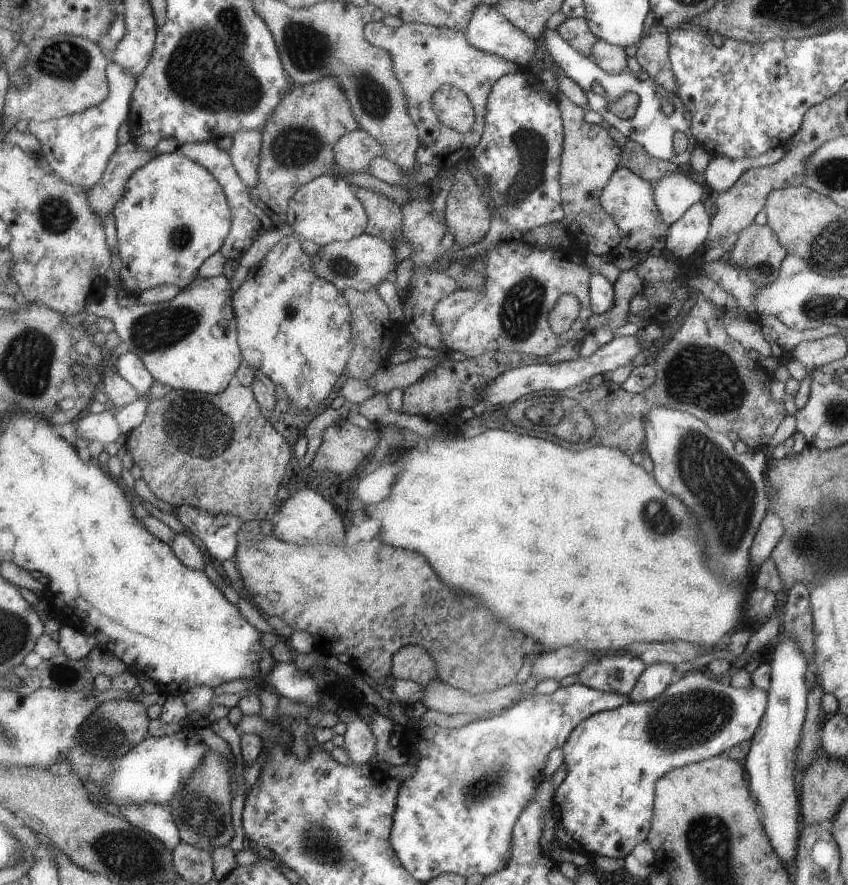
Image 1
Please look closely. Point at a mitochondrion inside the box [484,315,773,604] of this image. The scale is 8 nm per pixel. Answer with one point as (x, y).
(725, 492)

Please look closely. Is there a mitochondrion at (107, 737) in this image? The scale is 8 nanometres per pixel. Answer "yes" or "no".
yes

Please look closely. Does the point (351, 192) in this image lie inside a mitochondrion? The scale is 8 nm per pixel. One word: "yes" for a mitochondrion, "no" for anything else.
no

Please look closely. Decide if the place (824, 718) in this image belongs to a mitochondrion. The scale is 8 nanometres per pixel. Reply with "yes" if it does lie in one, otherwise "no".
no

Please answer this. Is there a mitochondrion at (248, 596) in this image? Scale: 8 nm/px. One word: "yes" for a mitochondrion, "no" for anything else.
no

